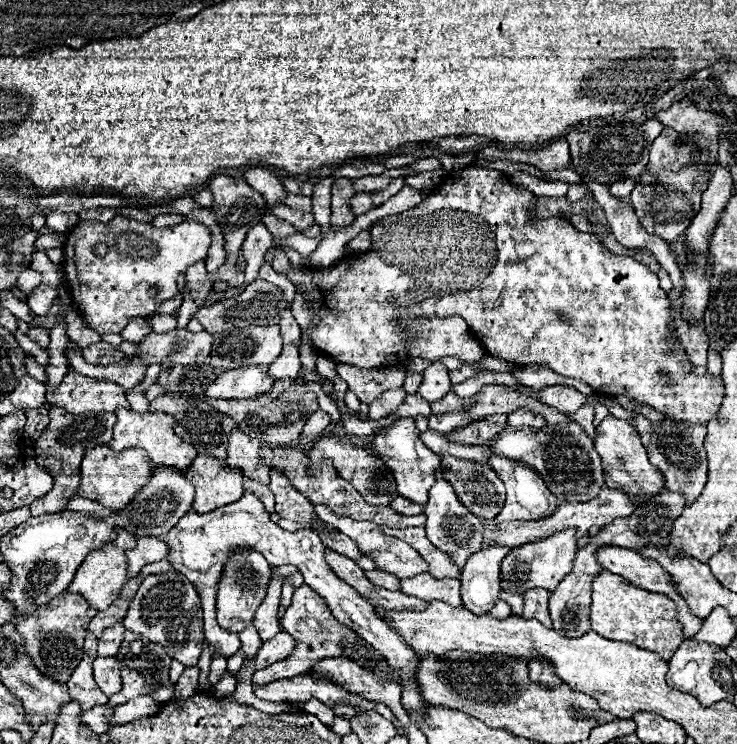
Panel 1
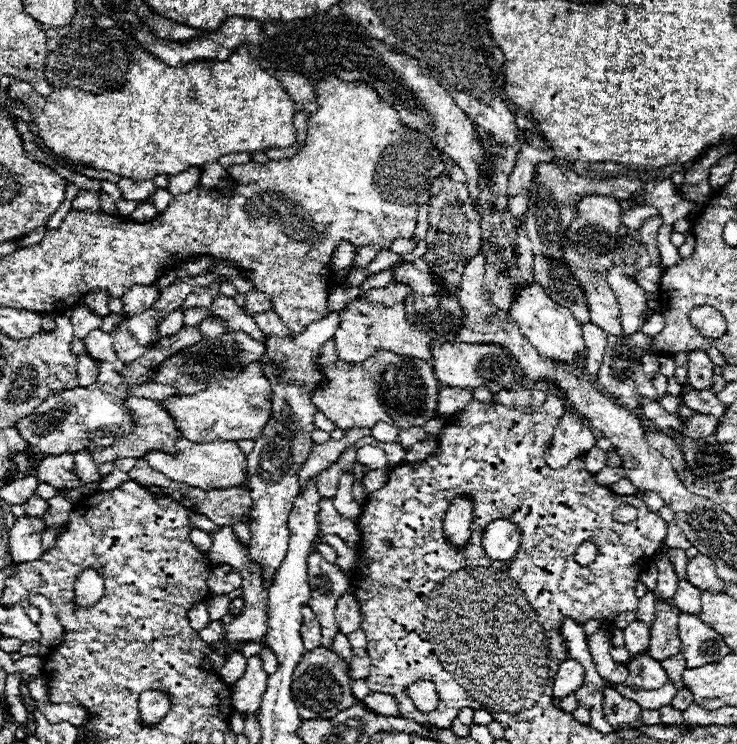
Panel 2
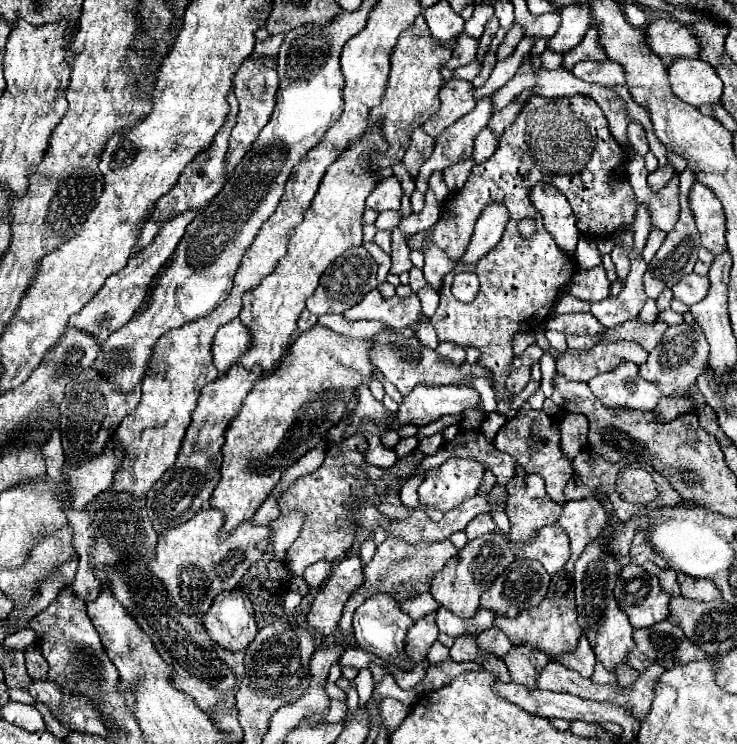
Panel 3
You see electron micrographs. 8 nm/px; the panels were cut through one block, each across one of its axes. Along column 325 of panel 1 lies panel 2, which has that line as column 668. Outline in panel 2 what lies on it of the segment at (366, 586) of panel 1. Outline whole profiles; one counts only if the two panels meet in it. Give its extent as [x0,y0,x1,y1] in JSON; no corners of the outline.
[668,550,688,580]

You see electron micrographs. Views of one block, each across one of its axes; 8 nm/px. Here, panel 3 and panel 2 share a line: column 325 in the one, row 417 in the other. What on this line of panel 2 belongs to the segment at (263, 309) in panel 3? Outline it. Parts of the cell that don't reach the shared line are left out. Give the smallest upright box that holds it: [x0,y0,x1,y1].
[164,362,272,440]

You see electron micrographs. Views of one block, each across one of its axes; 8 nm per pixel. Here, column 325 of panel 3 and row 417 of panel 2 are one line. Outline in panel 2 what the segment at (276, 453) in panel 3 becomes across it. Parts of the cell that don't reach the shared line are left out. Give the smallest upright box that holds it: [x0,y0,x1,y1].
[312,352,440,430]

